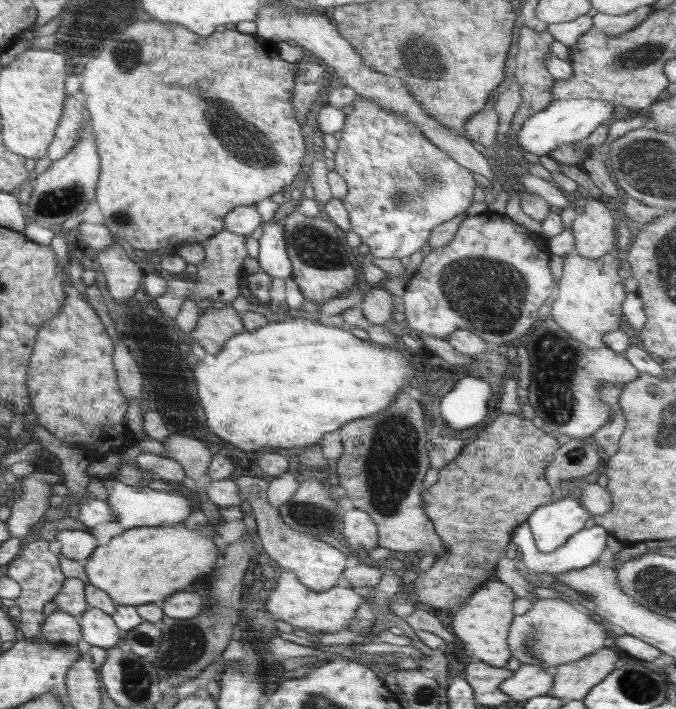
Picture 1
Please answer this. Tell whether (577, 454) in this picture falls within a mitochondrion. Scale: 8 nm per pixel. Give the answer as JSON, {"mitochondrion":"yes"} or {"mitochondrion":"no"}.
{"mitochondrion":"yes"}

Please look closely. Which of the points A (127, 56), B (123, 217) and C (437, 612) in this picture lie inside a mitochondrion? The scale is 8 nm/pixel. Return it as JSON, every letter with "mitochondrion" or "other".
{"A":"mitochondrion","B":"mitochondrion","C":"other"}

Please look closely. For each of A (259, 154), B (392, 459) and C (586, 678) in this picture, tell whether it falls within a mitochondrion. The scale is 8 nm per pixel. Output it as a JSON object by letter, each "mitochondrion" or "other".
{"A":"mitochondrion","B":"mitochondrion","C":"other"}

